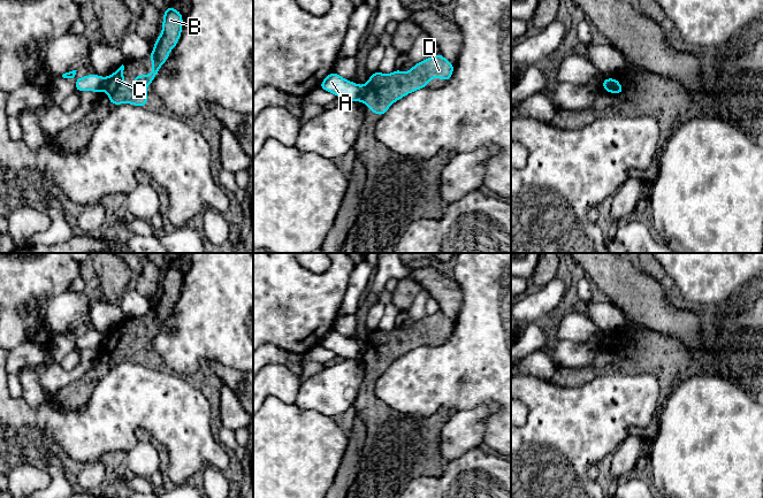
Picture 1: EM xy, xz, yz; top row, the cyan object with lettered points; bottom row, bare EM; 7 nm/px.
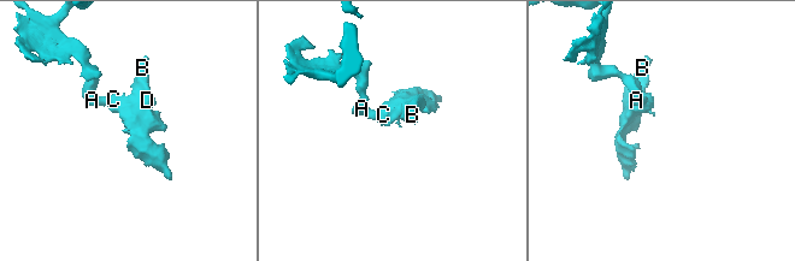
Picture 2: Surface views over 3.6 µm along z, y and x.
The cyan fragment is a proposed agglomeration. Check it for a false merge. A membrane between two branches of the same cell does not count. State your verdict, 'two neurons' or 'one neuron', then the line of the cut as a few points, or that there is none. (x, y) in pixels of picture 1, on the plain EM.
two neurons | xz (364, 344), (360, 358)

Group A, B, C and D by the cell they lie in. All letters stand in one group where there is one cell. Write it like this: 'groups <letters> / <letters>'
groups A / B C D

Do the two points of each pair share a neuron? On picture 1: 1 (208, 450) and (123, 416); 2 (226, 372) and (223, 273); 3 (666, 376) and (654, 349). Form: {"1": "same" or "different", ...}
{"1": "same", "2": "different", "3": "same"}

